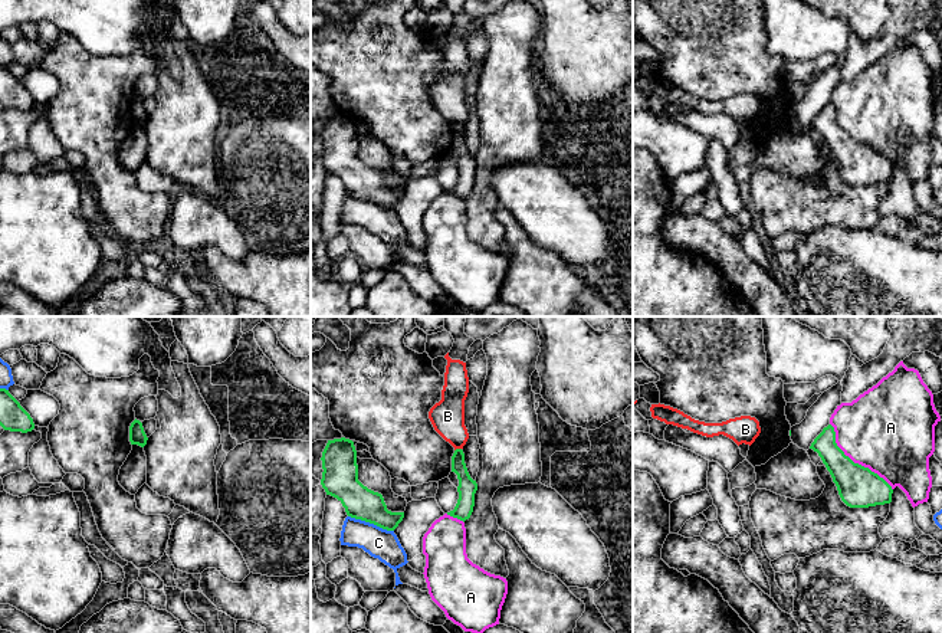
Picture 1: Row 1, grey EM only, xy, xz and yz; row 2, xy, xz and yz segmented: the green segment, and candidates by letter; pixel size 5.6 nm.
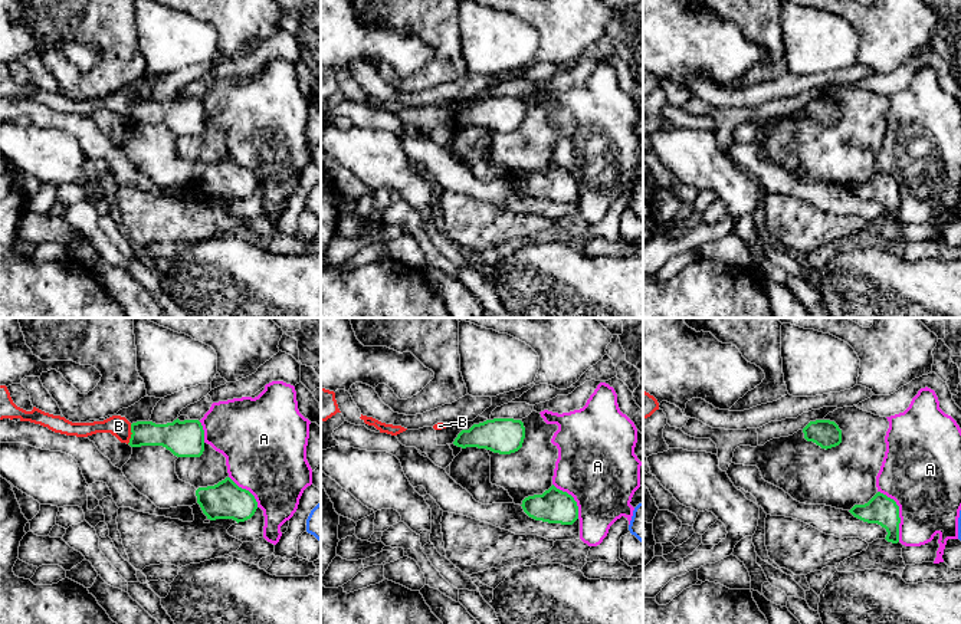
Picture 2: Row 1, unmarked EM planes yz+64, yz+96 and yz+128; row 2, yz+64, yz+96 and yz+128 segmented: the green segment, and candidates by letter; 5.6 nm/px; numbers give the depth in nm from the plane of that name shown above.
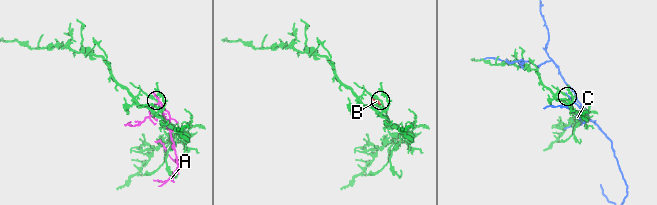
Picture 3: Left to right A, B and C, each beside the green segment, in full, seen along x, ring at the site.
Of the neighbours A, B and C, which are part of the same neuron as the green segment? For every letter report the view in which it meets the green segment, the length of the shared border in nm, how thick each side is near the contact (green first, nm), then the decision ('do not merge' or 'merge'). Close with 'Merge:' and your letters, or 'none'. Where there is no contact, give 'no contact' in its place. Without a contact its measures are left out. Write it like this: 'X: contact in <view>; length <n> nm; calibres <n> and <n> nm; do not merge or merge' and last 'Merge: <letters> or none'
A: contact in yz; length 500 nm; calibres 220 and 460 nm; do not merge
B: contact in xz; length 40 nm; calibres 100 and 190 nm; do not merge
C: contact in xz; length 280 nm; calibres 190 and 170 nm; do not merge
Merge: none

